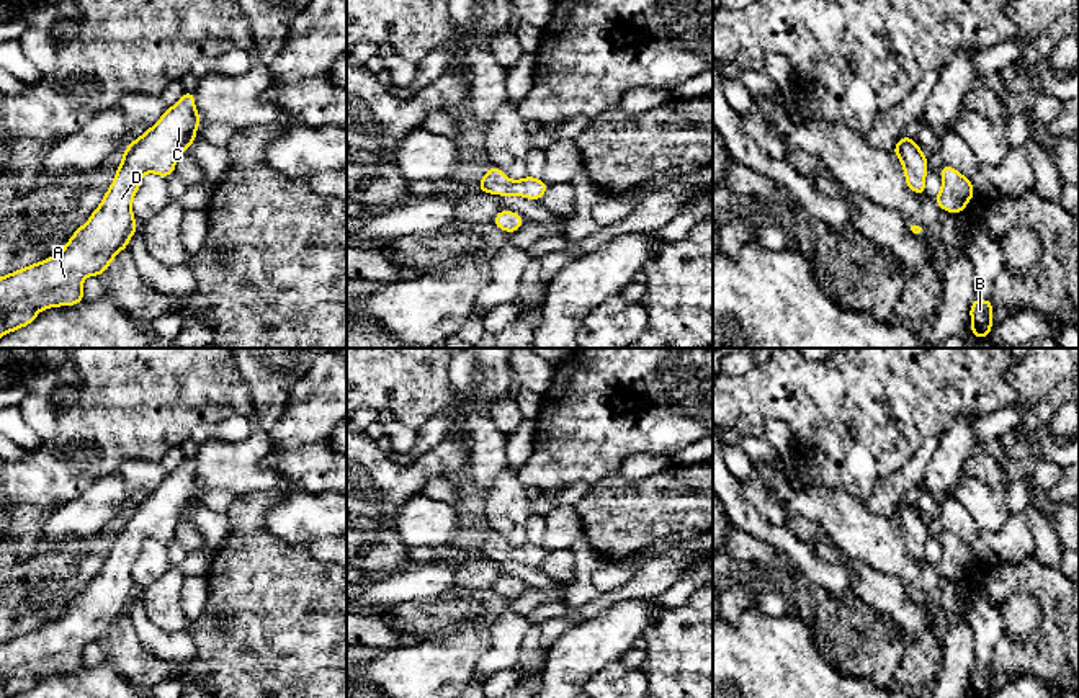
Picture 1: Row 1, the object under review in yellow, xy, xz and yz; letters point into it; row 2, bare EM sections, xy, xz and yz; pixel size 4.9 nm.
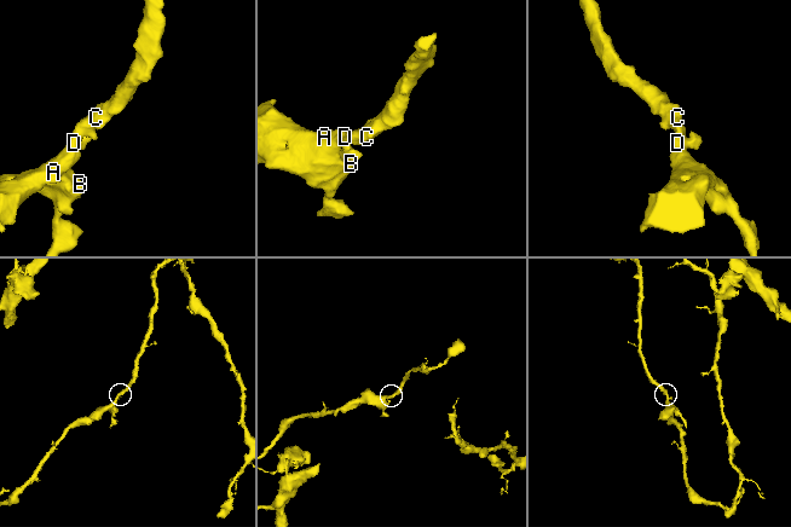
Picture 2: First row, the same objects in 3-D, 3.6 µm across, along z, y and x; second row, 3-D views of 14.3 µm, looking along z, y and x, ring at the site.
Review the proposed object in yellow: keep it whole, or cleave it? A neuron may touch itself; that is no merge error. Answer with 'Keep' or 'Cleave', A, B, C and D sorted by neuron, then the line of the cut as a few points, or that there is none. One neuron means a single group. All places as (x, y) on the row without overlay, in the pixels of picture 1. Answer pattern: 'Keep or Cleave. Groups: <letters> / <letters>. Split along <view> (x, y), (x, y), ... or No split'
Keep. Groups: A B C D. No split

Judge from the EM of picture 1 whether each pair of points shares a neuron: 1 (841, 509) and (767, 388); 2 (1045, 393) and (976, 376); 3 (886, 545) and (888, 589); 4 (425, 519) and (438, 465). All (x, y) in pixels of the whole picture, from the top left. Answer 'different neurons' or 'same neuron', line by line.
1: different neurons
2: different neurons
3: different neurons
4: different neurons

